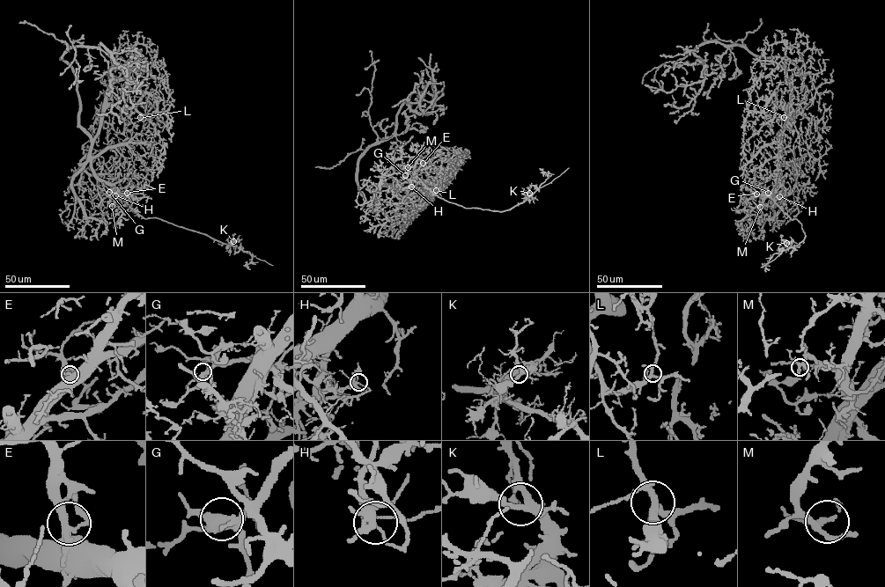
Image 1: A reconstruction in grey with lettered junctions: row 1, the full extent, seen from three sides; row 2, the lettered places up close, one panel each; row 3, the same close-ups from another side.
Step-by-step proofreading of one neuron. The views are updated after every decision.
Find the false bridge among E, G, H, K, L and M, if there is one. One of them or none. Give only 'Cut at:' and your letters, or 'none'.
Cut at: H

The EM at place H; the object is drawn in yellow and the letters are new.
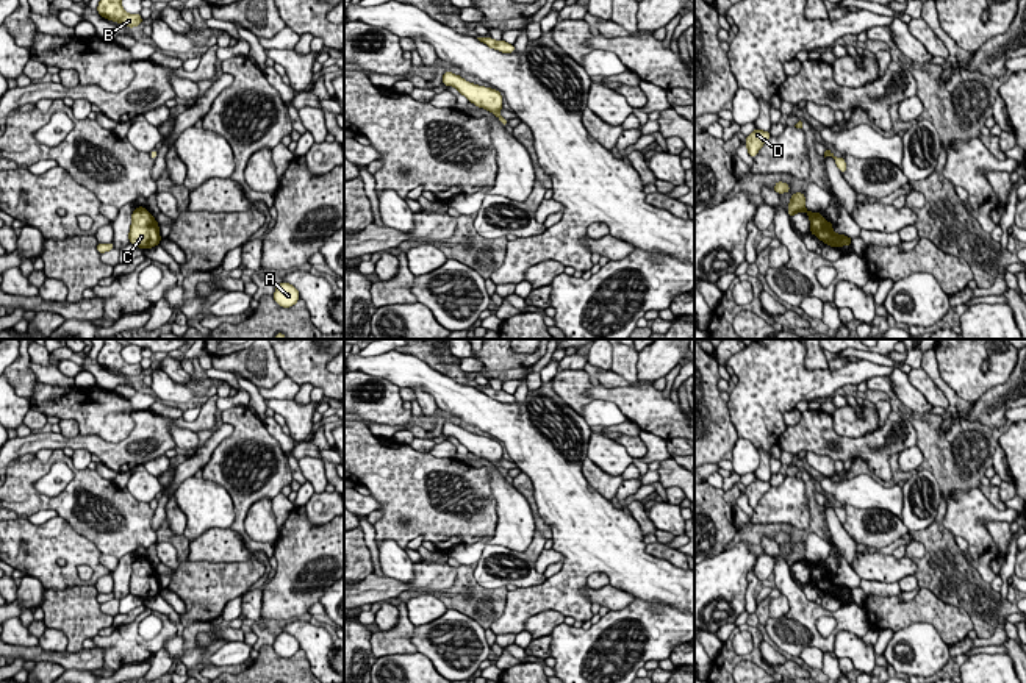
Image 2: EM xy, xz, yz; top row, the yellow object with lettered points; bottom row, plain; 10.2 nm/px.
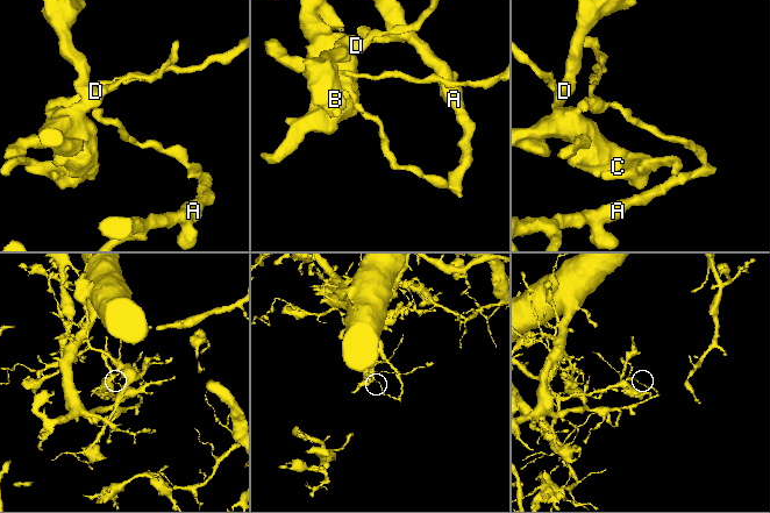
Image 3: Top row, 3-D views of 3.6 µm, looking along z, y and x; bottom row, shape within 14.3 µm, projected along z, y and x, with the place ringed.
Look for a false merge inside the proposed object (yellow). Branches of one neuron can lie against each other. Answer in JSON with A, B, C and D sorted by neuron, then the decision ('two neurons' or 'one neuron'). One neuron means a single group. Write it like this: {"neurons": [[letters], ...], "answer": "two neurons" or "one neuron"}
{"neurons": [["A"], ["B", "C", "D"]], "answer": "two neurons"}

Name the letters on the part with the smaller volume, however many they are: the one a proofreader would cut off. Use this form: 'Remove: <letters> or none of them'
Remove: B, C, D

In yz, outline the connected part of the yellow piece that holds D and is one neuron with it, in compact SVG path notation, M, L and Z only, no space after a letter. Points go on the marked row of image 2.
M755 128L749 136L746 136L746 147L749 156L755 158L762 145L771 138L770 131Z

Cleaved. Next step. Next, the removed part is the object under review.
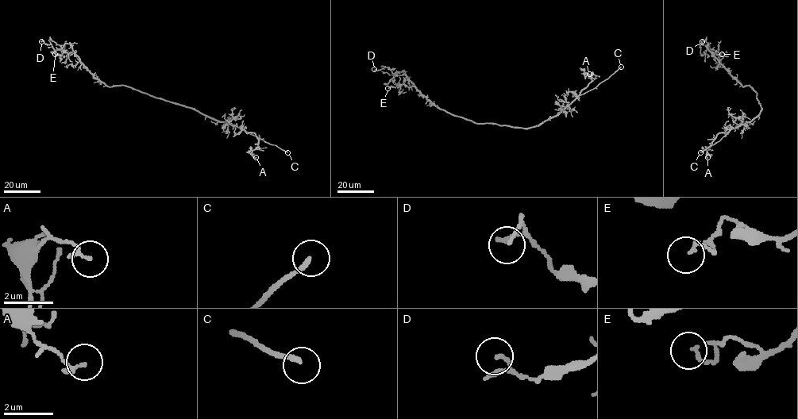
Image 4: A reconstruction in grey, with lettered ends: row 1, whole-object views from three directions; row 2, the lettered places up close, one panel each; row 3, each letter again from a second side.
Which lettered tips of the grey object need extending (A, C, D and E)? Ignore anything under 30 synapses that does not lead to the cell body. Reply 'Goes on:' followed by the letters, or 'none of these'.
Goes on: C

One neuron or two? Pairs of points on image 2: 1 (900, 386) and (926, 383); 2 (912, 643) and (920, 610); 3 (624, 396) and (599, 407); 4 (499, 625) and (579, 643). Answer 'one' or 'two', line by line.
1: two
2: two
3: two
4: two

